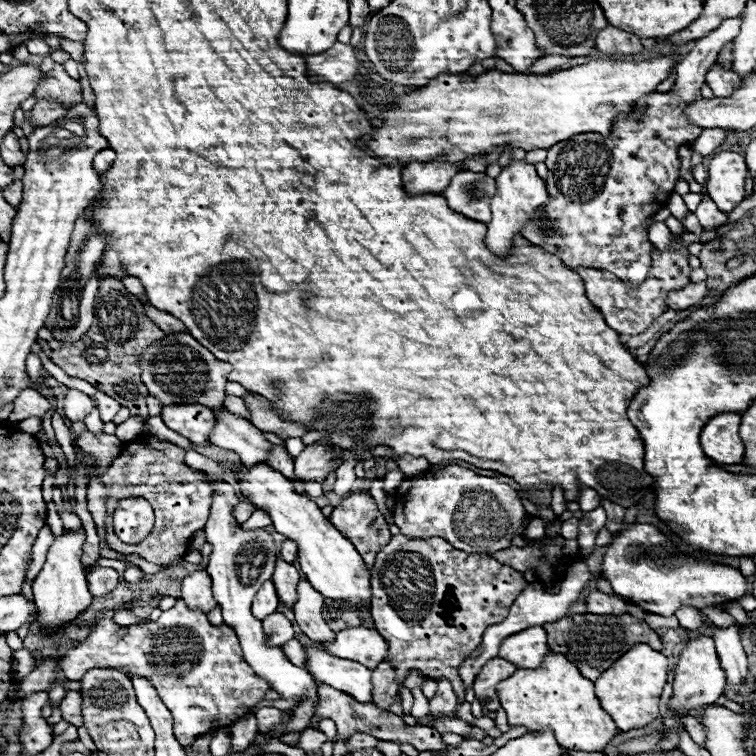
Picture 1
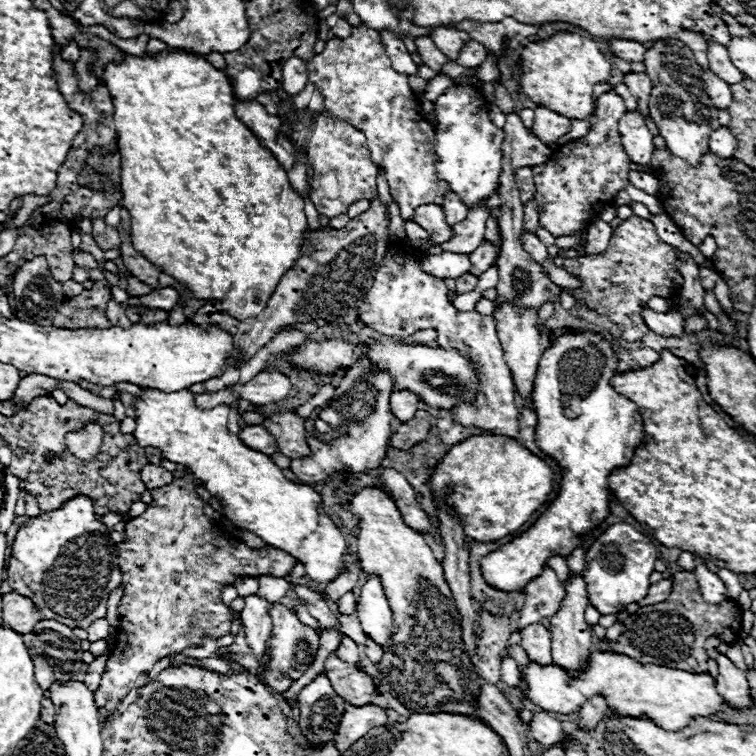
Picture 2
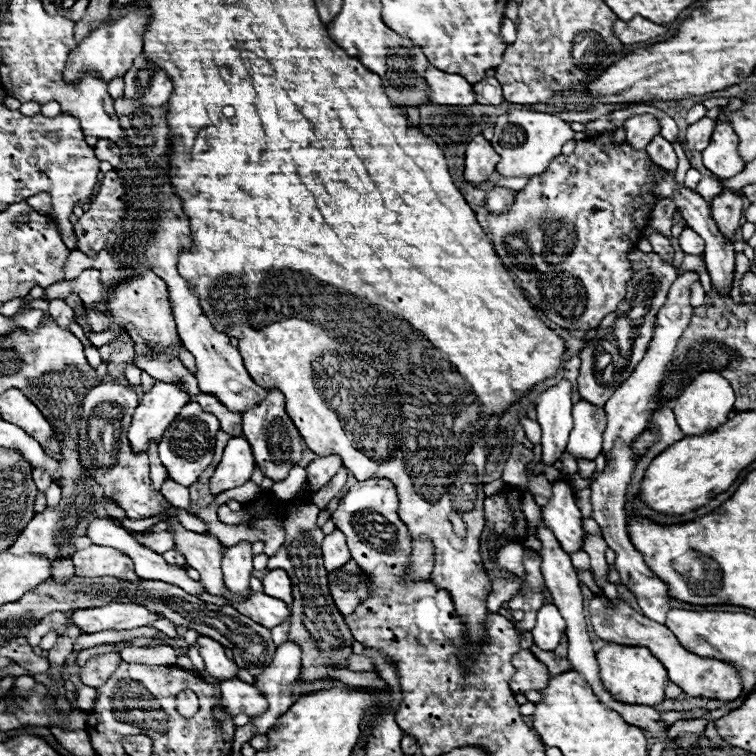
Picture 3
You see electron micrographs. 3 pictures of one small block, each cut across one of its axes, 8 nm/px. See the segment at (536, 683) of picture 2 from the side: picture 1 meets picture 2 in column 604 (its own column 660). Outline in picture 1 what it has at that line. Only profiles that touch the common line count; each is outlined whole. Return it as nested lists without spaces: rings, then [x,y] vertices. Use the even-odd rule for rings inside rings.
[[[636,644],[628,654],[624,654],[620,660],[612,664],[612,668],[604,670],[596,684],[596,696],[600,698],[602,708],[614,718],[616,726],[622,732],[628,732],[632,728],[644,728],[652,724],[656,718],[660,718],[660,696],[662,688],[666,684],[666,672],[668,672],[668,658],[646,644]]]

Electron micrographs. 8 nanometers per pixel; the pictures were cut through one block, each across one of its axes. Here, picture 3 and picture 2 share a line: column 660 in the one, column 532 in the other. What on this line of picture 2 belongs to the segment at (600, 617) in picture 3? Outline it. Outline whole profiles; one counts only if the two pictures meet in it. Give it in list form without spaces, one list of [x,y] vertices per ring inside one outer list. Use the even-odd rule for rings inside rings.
[[[530,624],[522,630],[522,642],[520,646],[526,650],[528,660],[536,662],[540,666],[552,664],[552,654],[550,654],[550,634],[544,630],[544,626]]]

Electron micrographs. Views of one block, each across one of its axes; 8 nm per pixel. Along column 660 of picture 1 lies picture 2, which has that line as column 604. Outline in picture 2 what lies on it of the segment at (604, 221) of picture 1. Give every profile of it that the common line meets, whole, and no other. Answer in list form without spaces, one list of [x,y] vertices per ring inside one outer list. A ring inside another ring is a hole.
[[[602,94],[596,102],[596,112],[590,118],[590,132],[570,144],[560,146],[552,152],[552,158],[544,166],[534,168],[534,200],[538,204],[540,226],[552,236],[572,236],[574,232],[586,230],[600,210],[612,204],[614,194],[630,184],[630,158],[624,152],[618,134],[618,118],[622,118],[624,112],[624,100],[618,94]]]

